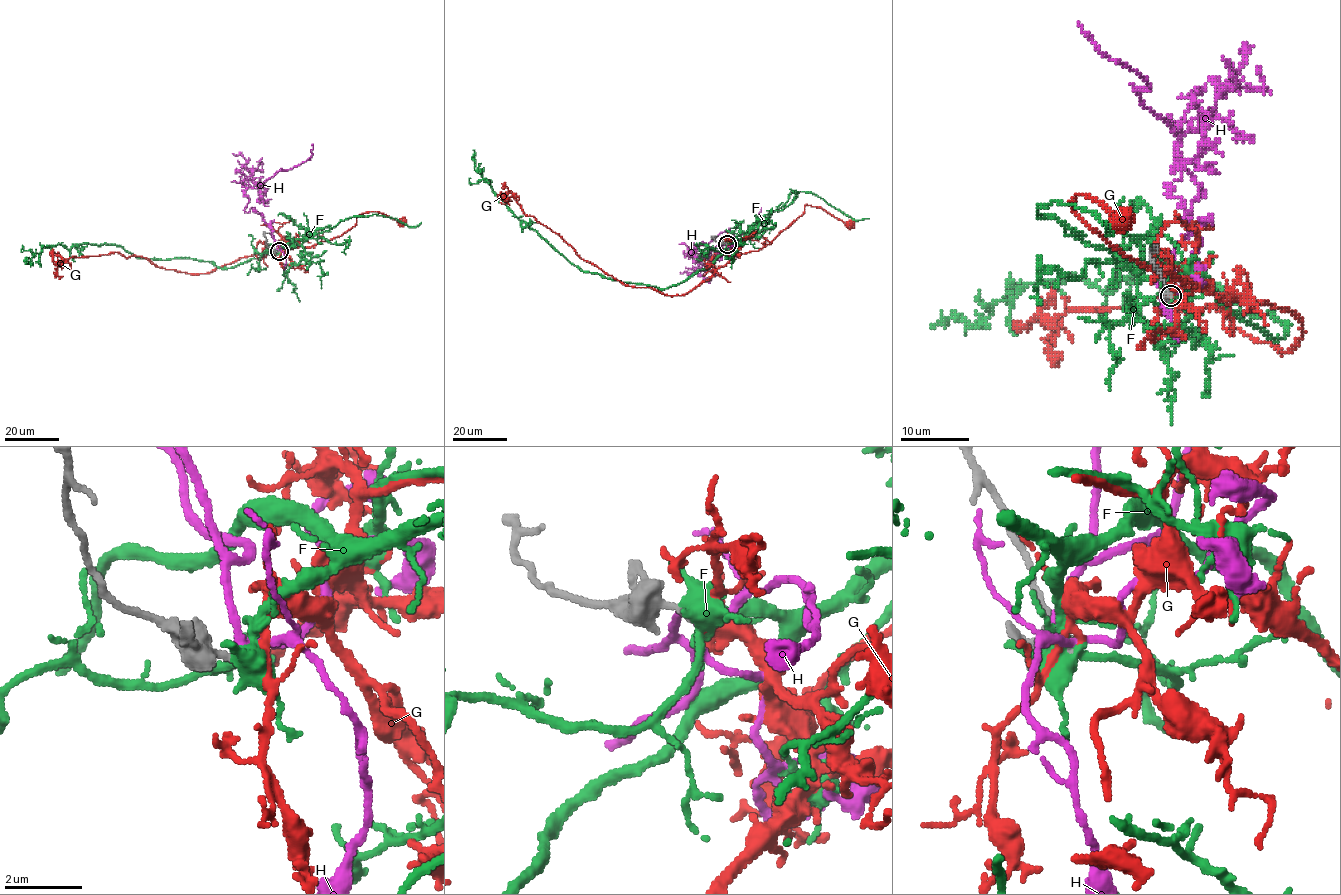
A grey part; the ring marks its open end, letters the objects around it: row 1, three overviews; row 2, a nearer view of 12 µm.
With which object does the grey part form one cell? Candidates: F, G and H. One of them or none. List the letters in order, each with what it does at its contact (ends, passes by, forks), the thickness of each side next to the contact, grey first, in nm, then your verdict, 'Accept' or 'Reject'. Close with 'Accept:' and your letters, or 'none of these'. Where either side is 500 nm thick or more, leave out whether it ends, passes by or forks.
F: It forks there. Thickness 240 nm (grey) against 440 nm. Reject
G: It passes by. Thickness 180 nm (grey) against 110 nm. Reject
H: It forks there. Thickness 200 nm (grey) against 160 nm. Accept
Accept: H

